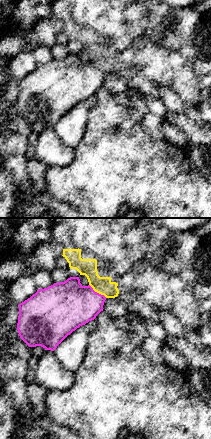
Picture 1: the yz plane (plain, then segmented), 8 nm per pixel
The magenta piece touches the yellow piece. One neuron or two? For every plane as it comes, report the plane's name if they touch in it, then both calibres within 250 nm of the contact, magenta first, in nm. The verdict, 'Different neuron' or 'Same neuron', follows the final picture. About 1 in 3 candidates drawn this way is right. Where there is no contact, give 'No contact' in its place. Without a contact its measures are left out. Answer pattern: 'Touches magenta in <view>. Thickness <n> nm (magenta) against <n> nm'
Touches magenta in yz. Thickness 380 nm (magenta) against 140 nm

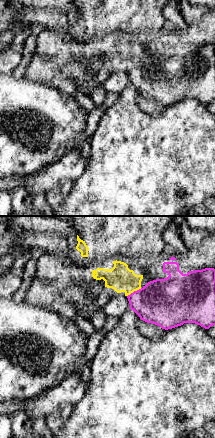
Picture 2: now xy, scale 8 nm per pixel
Touches magenta in xy. Thickness 380 nm (magenta) against 200 nm

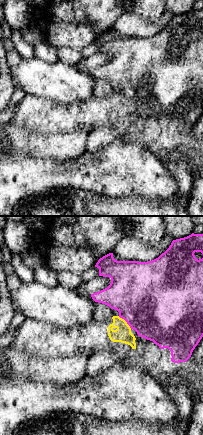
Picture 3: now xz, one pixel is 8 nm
Touches magenta in xz. Thickness 500 nm (magenta) against 130 nm

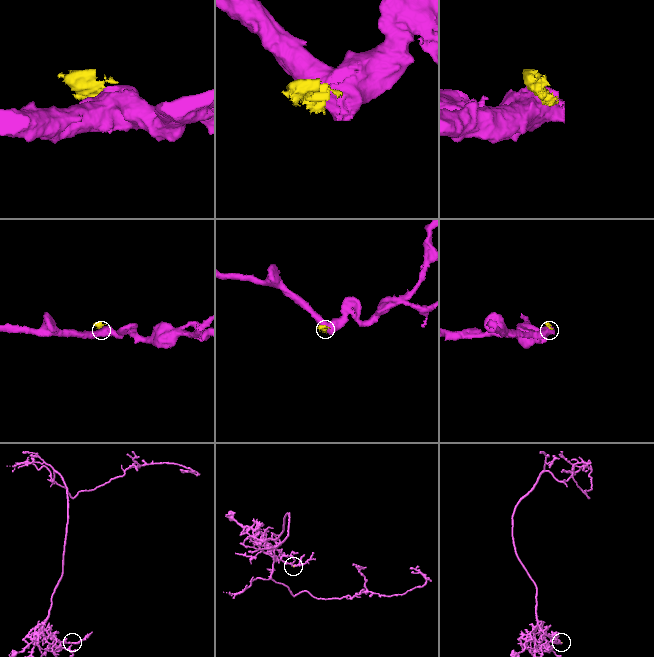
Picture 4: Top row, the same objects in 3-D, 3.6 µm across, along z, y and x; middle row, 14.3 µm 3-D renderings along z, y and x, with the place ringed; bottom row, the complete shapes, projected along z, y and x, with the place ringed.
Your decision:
Different neuron

